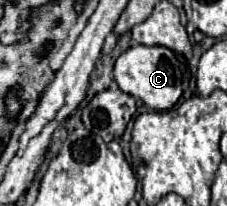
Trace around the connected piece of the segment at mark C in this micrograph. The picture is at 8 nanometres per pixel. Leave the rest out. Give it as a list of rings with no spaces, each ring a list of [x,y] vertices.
[[[136,45],[124,51],[114,65],[114,81],[118,87],[144,101],[146,107],[154,111],[166,111],[172,109],[182,97],[182,67],[180,59],[166,47],[146,47],[146,45]]]

